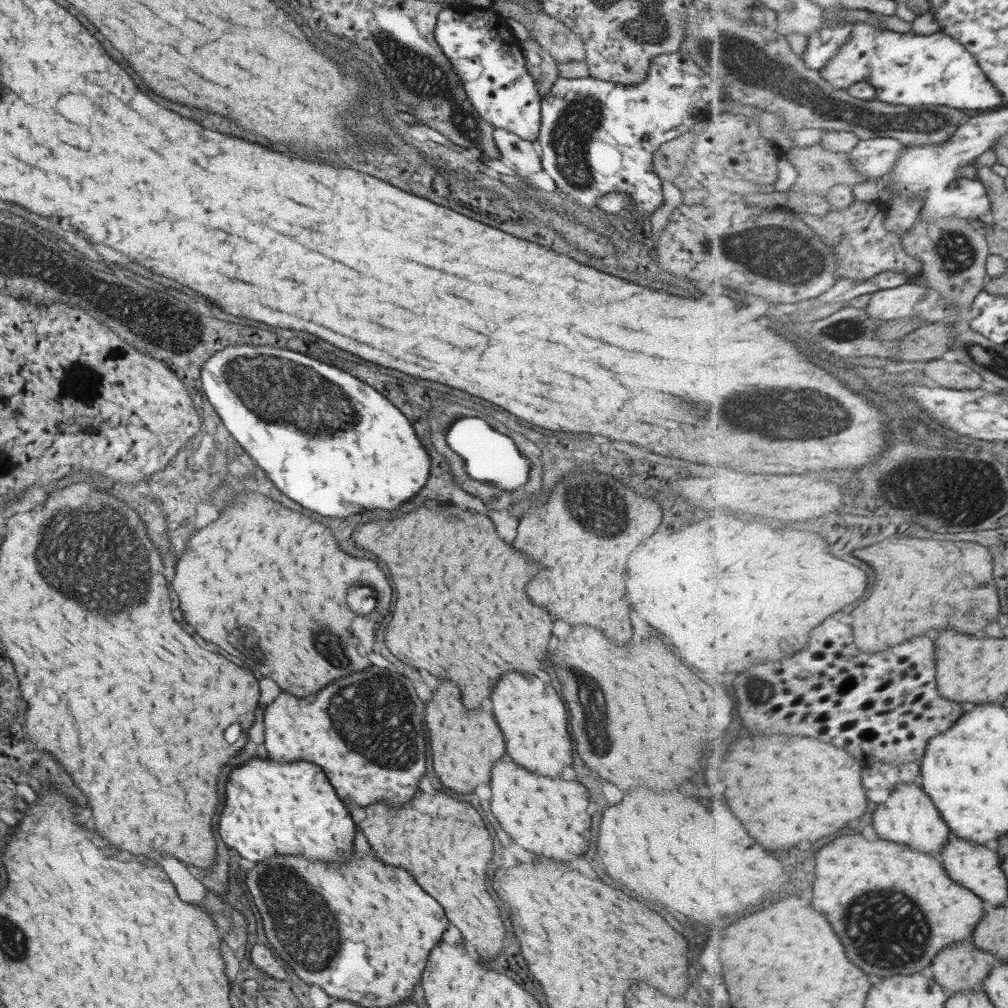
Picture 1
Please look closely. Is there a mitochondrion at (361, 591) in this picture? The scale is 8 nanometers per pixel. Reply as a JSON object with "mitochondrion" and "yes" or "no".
{"mitochondrion":"yes"}

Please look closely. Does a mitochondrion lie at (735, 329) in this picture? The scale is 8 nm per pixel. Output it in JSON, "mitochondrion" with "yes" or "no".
{"mitochondrion":"no"}

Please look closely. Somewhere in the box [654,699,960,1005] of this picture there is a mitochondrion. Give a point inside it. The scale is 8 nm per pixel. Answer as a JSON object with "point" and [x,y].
{"point":[885,935]}

